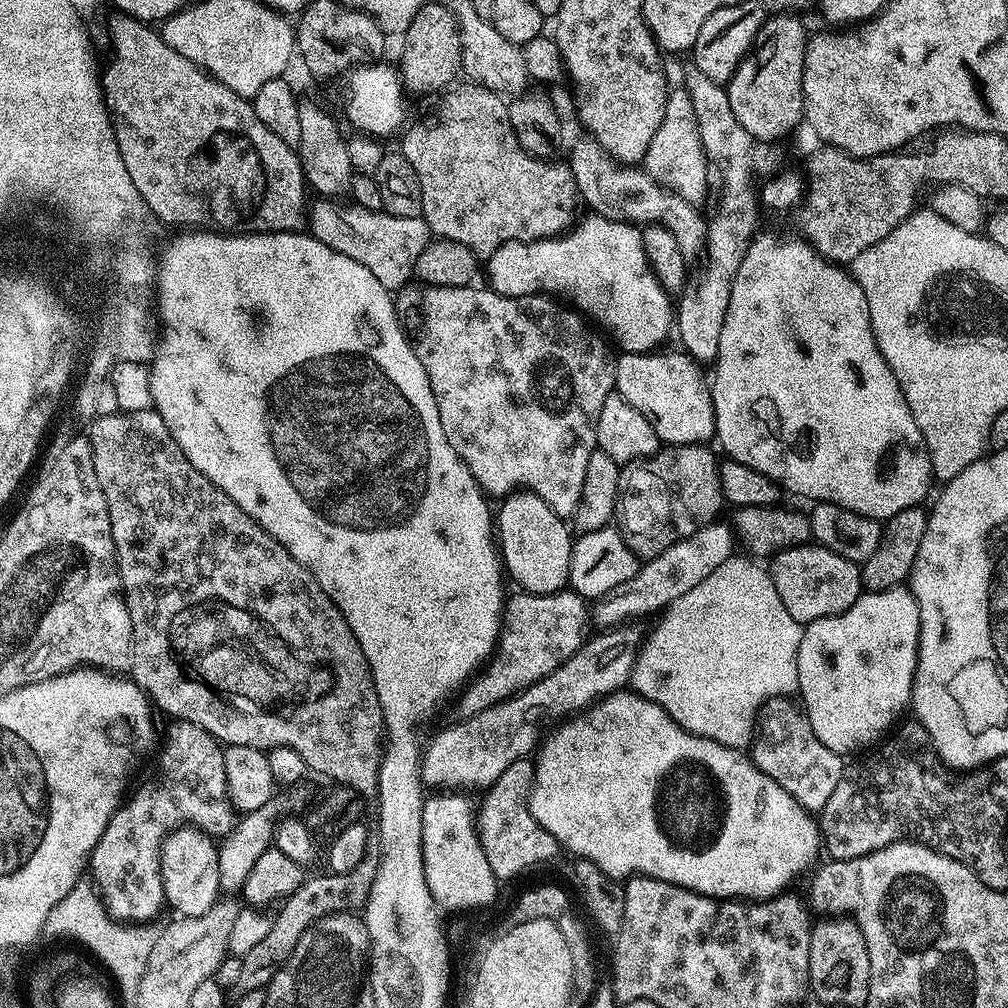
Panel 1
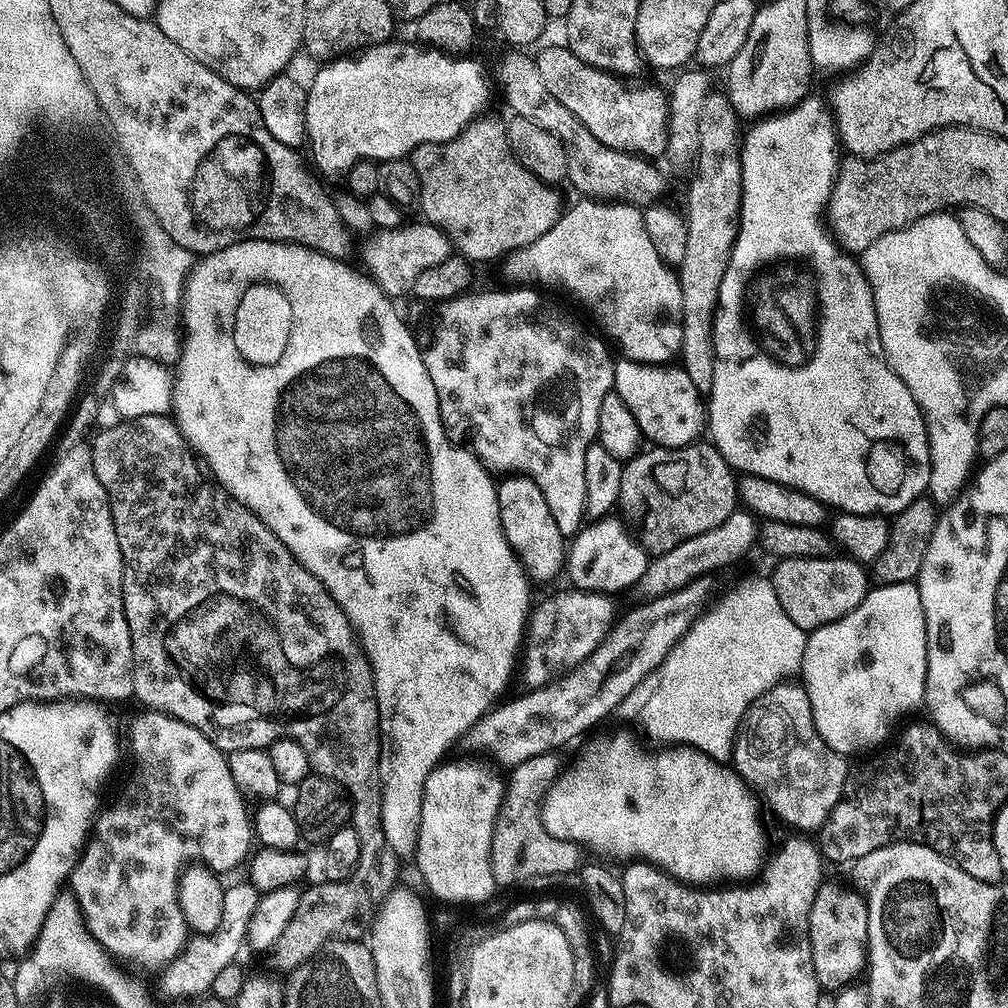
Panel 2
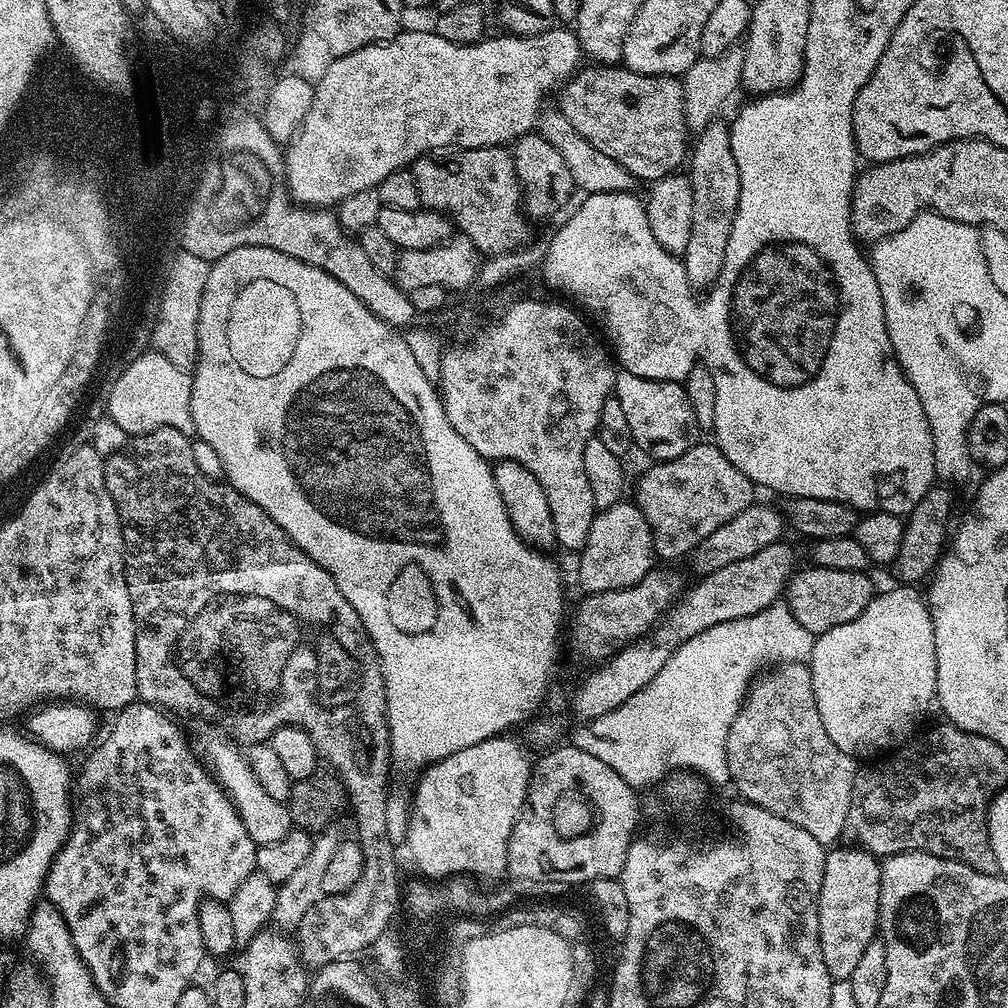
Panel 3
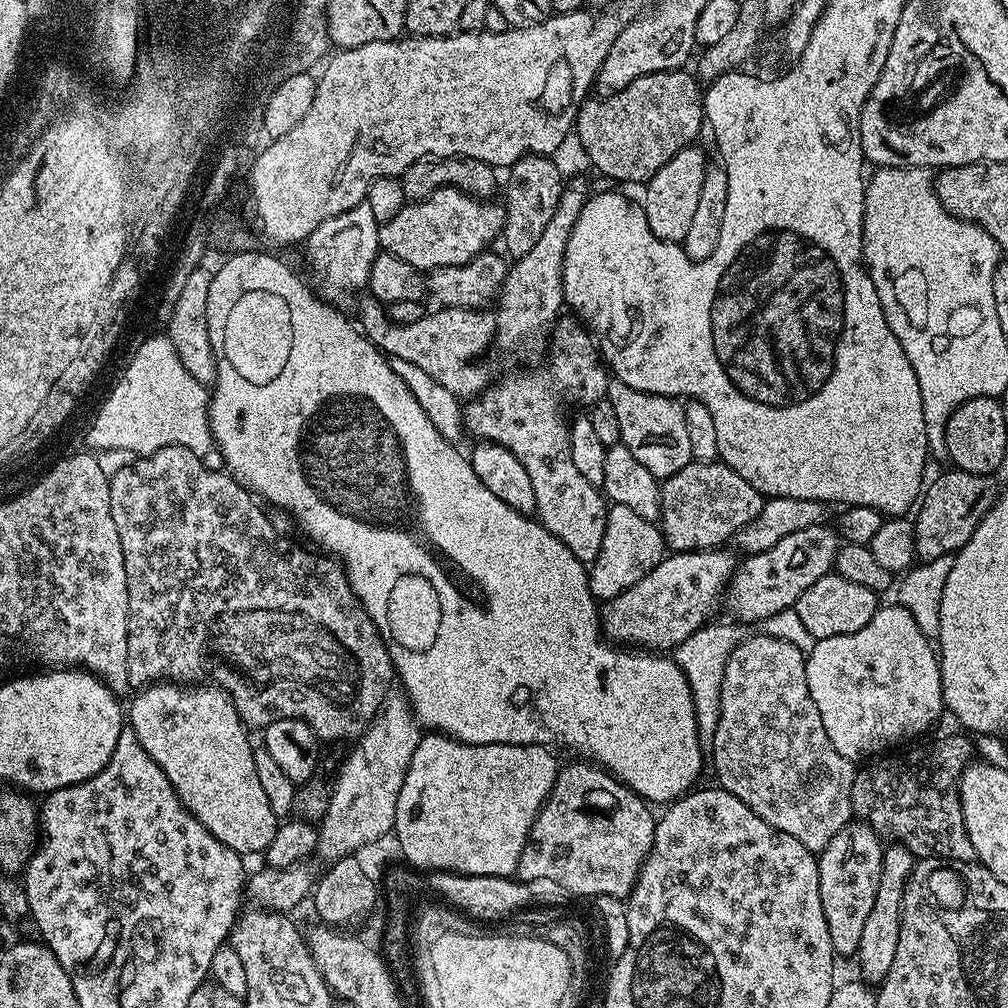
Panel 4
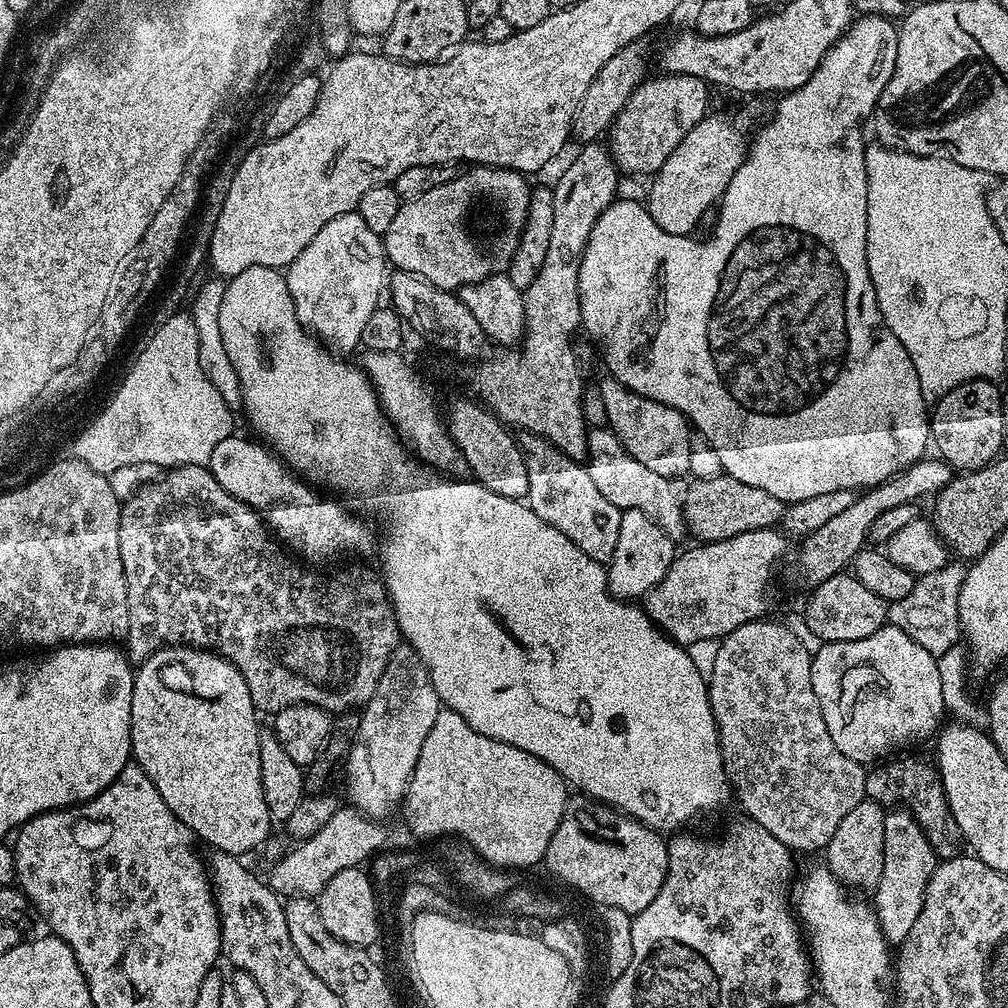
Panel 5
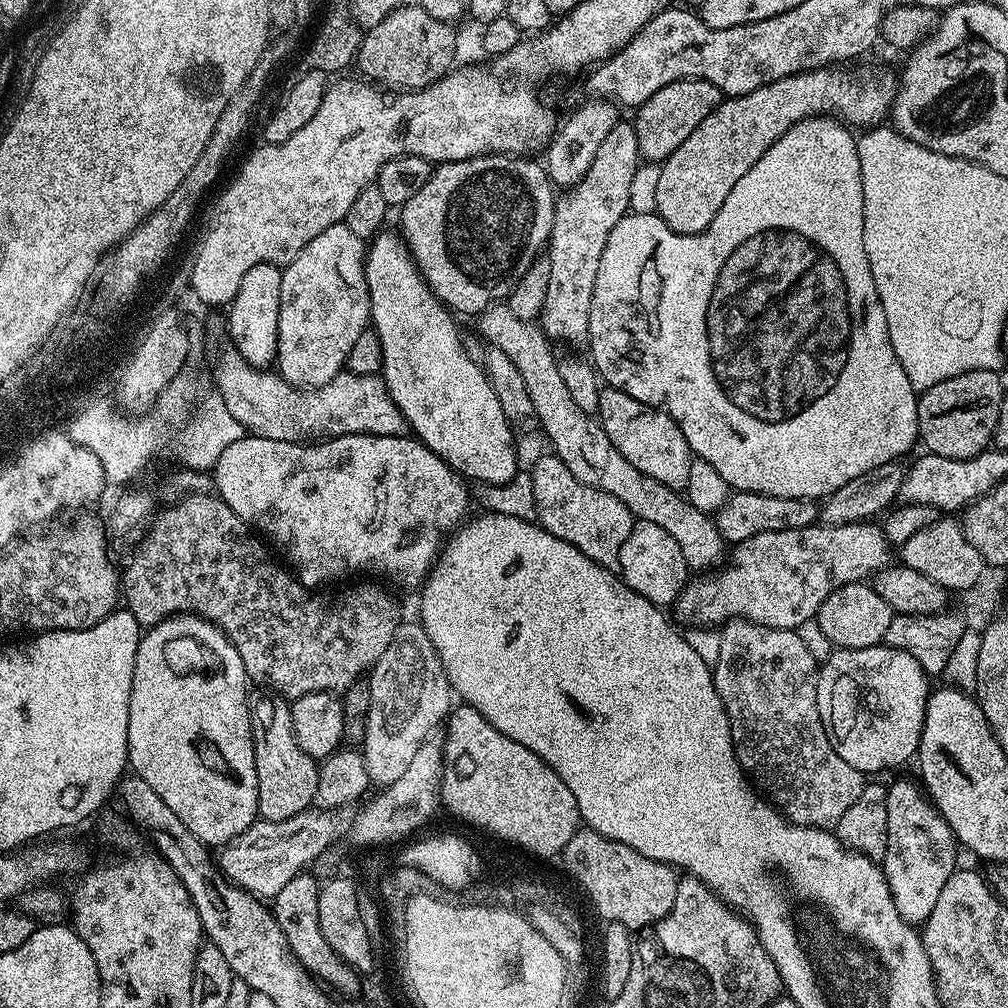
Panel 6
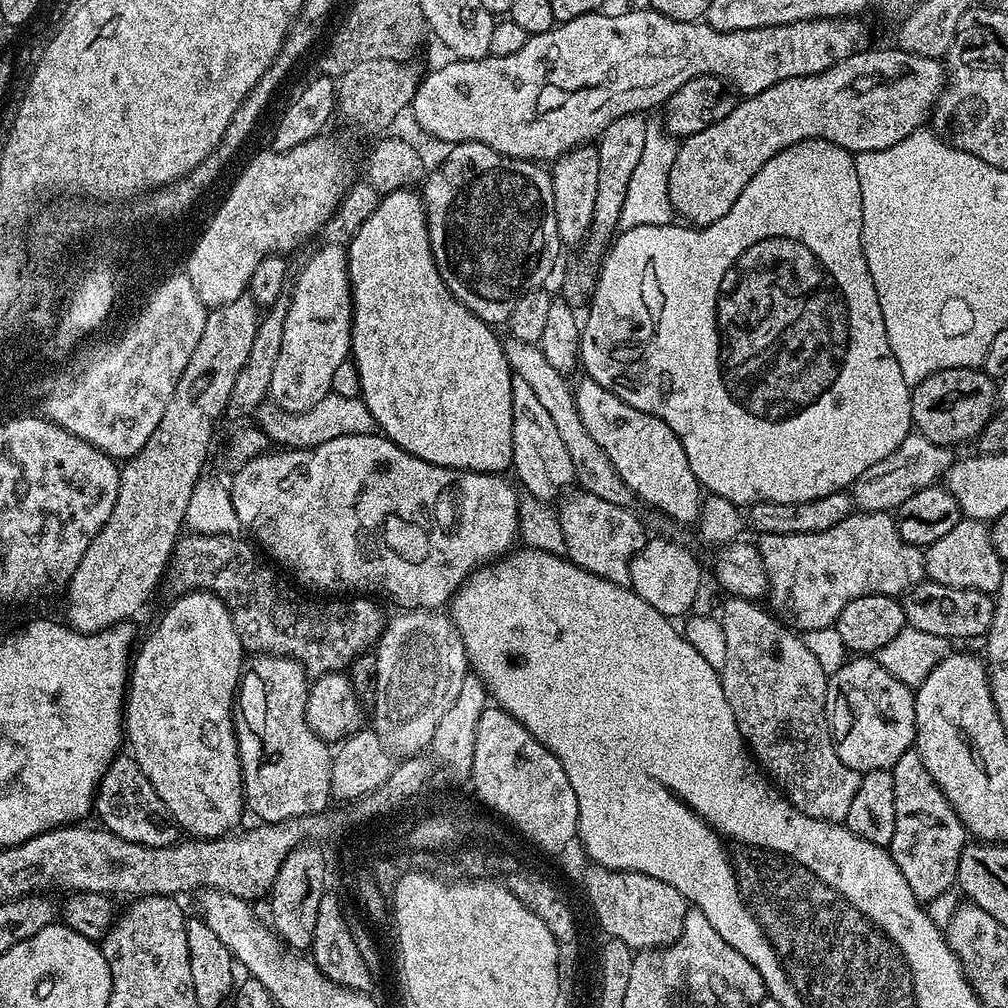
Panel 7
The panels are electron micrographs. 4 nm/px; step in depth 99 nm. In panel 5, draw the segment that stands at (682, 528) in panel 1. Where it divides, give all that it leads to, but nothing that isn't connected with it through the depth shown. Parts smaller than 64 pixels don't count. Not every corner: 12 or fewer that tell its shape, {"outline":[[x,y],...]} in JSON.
{"outline":[[727,474],[682,496],[697,541],[776,528],[786,506]]}

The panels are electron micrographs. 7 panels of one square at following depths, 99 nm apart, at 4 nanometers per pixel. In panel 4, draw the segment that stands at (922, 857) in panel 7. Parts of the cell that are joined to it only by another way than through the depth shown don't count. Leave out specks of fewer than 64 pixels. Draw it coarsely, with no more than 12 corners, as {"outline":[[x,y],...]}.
{"outline":[[889,843],[874,907],[862,926],[860,972],[883,983],[898,954],[900,907],[918,863]]}

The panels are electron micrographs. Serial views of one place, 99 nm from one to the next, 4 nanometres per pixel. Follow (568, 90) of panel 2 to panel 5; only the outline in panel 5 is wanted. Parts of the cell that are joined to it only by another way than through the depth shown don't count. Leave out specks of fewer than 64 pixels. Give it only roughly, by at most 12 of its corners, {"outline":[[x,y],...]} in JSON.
{"outline":[[708,81],[636,85],[606,133],[621,173],[651,177],[709,115]]}

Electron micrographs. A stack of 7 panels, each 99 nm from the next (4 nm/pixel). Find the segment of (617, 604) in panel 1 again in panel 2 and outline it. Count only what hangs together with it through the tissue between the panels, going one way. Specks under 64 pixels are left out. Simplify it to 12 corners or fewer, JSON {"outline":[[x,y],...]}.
{"outline":[[737,510],[714,530],[649,559],[638,585],[653,600],[736,564],[758,540]]}

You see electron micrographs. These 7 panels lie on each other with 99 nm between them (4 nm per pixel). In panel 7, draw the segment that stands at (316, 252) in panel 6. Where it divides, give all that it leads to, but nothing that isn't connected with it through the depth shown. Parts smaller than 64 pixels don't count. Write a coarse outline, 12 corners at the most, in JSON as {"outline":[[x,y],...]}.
{"outline":[[343,243],[295,273],[268,396],[302,413],[352,350]]}

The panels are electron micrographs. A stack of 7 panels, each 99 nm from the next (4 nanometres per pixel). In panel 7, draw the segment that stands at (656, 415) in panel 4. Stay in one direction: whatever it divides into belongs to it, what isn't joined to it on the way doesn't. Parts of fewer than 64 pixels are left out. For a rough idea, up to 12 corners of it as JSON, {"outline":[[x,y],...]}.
{"outline":[[575,381],[582,426],[633,497],[680,524],[702,489],[662,418]]}

